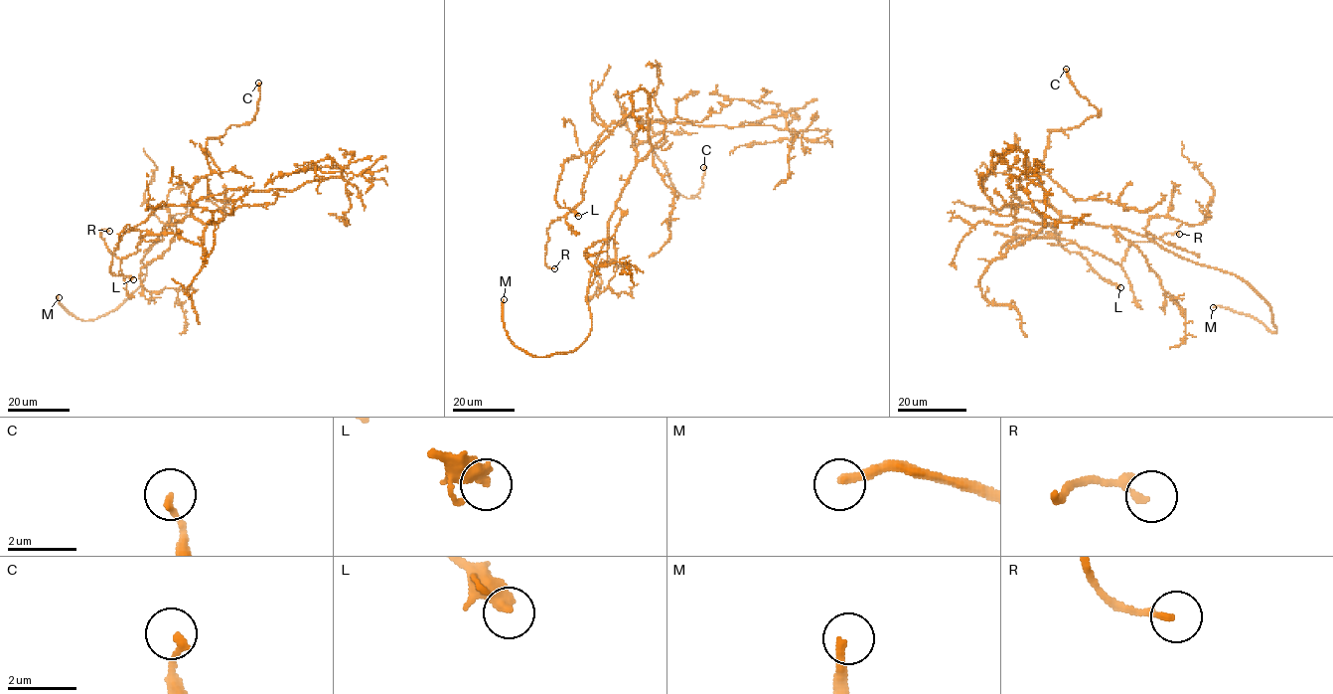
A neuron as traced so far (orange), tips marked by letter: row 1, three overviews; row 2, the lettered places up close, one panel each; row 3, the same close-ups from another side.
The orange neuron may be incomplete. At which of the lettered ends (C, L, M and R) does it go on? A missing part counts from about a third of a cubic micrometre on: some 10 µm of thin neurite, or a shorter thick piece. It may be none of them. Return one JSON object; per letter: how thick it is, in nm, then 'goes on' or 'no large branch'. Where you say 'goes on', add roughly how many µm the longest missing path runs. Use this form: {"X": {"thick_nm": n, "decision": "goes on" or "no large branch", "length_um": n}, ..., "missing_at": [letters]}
{"C": {"thick_nm": 200, "decision": "no large branch"}, "L": {"thick_nm": 440, "decision": "no large branch"}, "M": {"thick_nm": 280, "decision": "goes on", "length_um": 10}, "R": {"thick_nm": 200, "decision": "no large branch"}, "missing_at": ["M"]}

